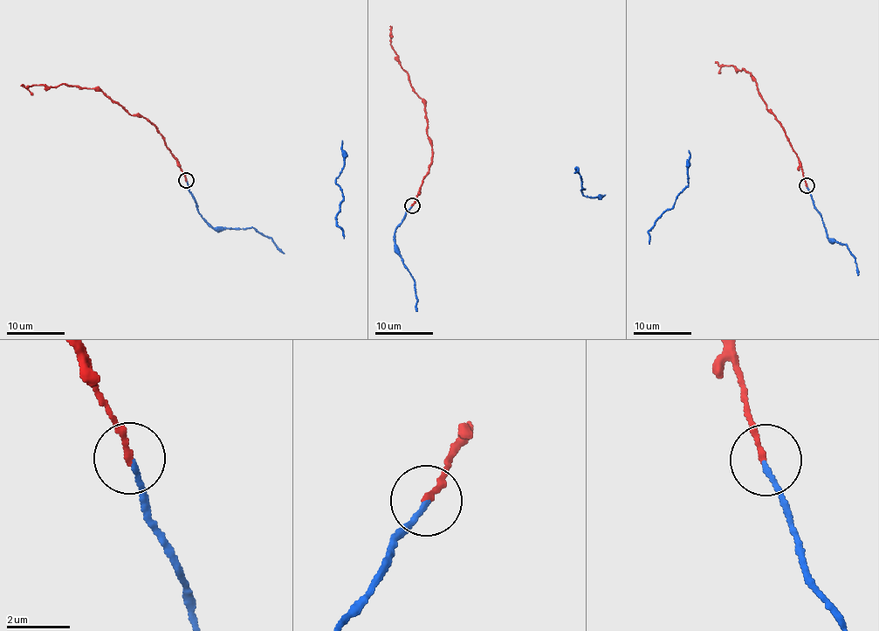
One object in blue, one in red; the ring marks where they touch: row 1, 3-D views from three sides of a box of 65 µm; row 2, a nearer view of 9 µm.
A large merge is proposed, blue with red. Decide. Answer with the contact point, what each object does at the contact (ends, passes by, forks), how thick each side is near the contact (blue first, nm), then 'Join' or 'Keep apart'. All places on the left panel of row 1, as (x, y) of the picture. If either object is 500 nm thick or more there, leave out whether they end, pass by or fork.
Place: (186, 180). At the ring blue ends. At the ring red ends. Thickness 130 nm (blue) against 170 nm. Join

